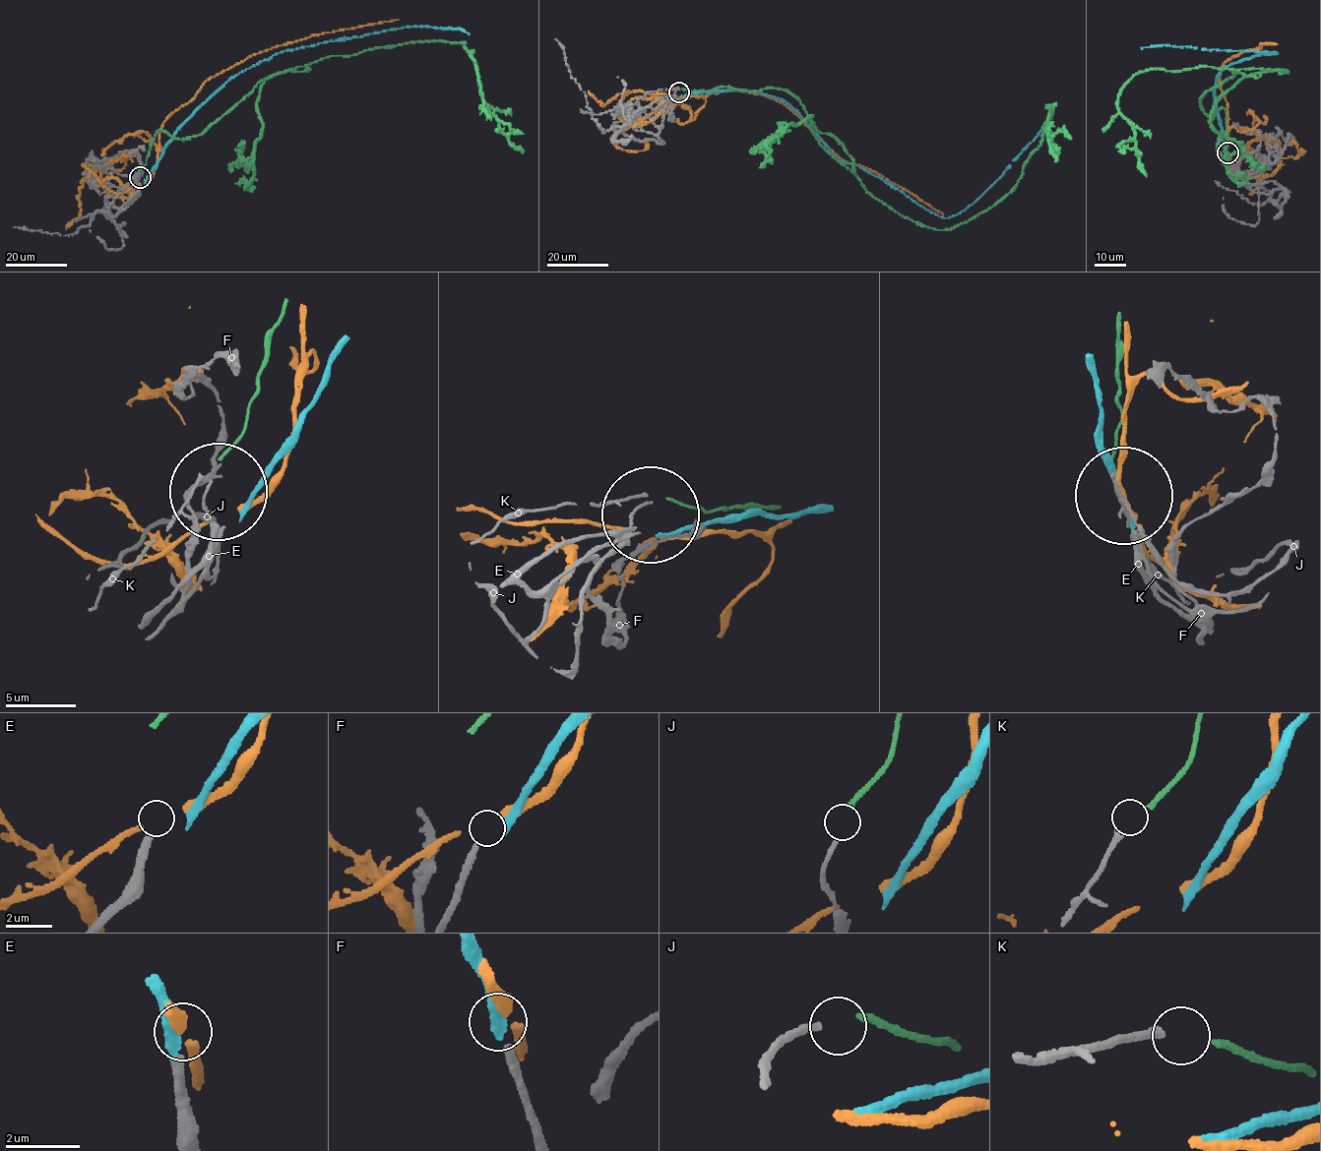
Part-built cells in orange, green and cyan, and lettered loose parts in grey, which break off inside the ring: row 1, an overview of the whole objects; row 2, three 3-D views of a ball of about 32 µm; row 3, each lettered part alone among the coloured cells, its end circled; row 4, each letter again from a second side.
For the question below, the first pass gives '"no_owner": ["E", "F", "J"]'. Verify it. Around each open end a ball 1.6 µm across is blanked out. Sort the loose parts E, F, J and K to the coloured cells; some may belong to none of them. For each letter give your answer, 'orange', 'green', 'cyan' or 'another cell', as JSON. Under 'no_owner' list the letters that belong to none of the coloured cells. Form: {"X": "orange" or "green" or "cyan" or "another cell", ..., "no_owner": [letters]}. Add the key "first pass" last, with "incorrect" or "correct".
{"E": "another cell", "F": "another cell", "J": "another cell", "K": "green", "no_owner": ["E", "F", "J"], "first pass": "correct"}

